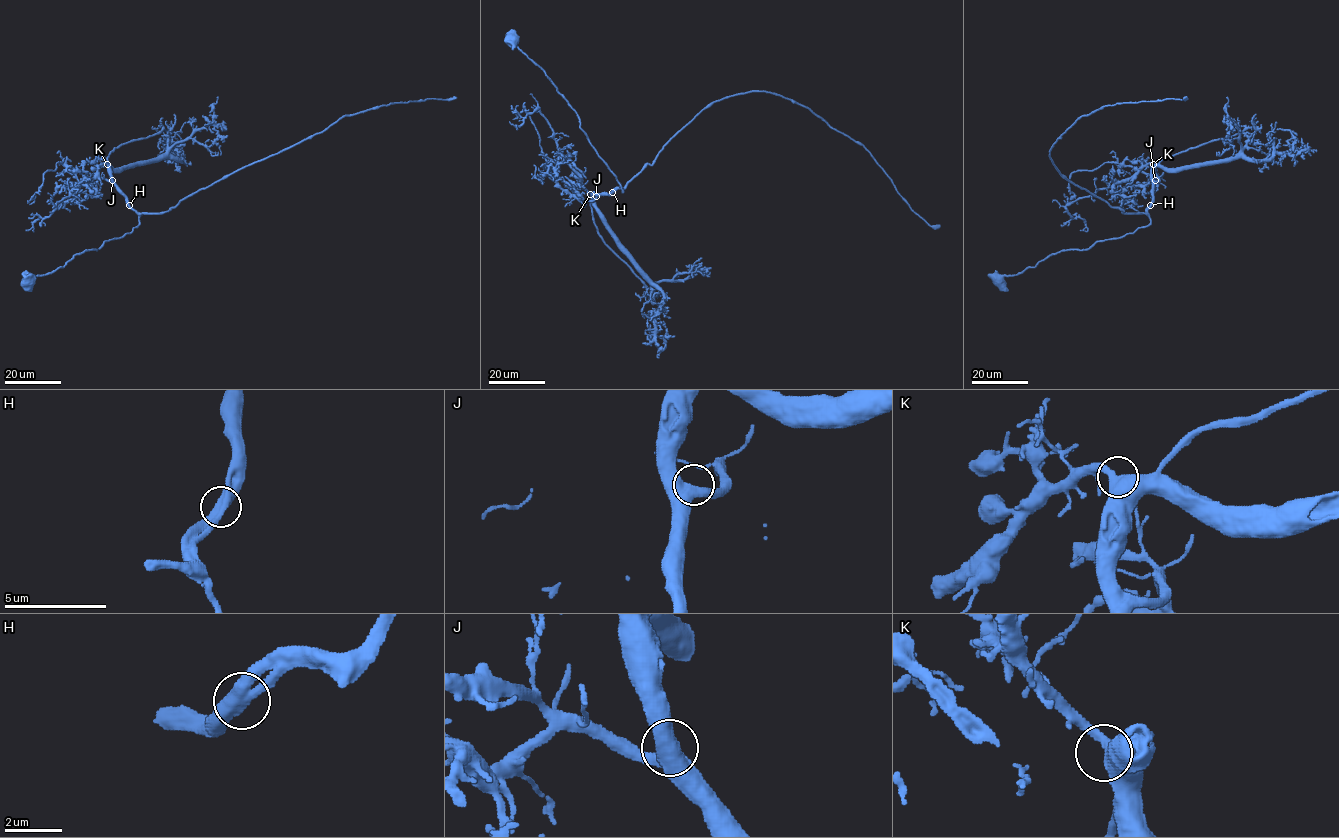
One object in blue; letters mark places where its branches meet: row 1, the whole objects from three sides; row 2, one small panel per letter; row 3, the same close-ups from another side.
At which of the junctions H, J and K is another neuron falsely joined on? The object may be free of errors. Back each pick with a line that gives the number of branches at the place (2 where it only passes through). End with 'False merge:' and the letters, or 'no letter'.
False merge: no letter

